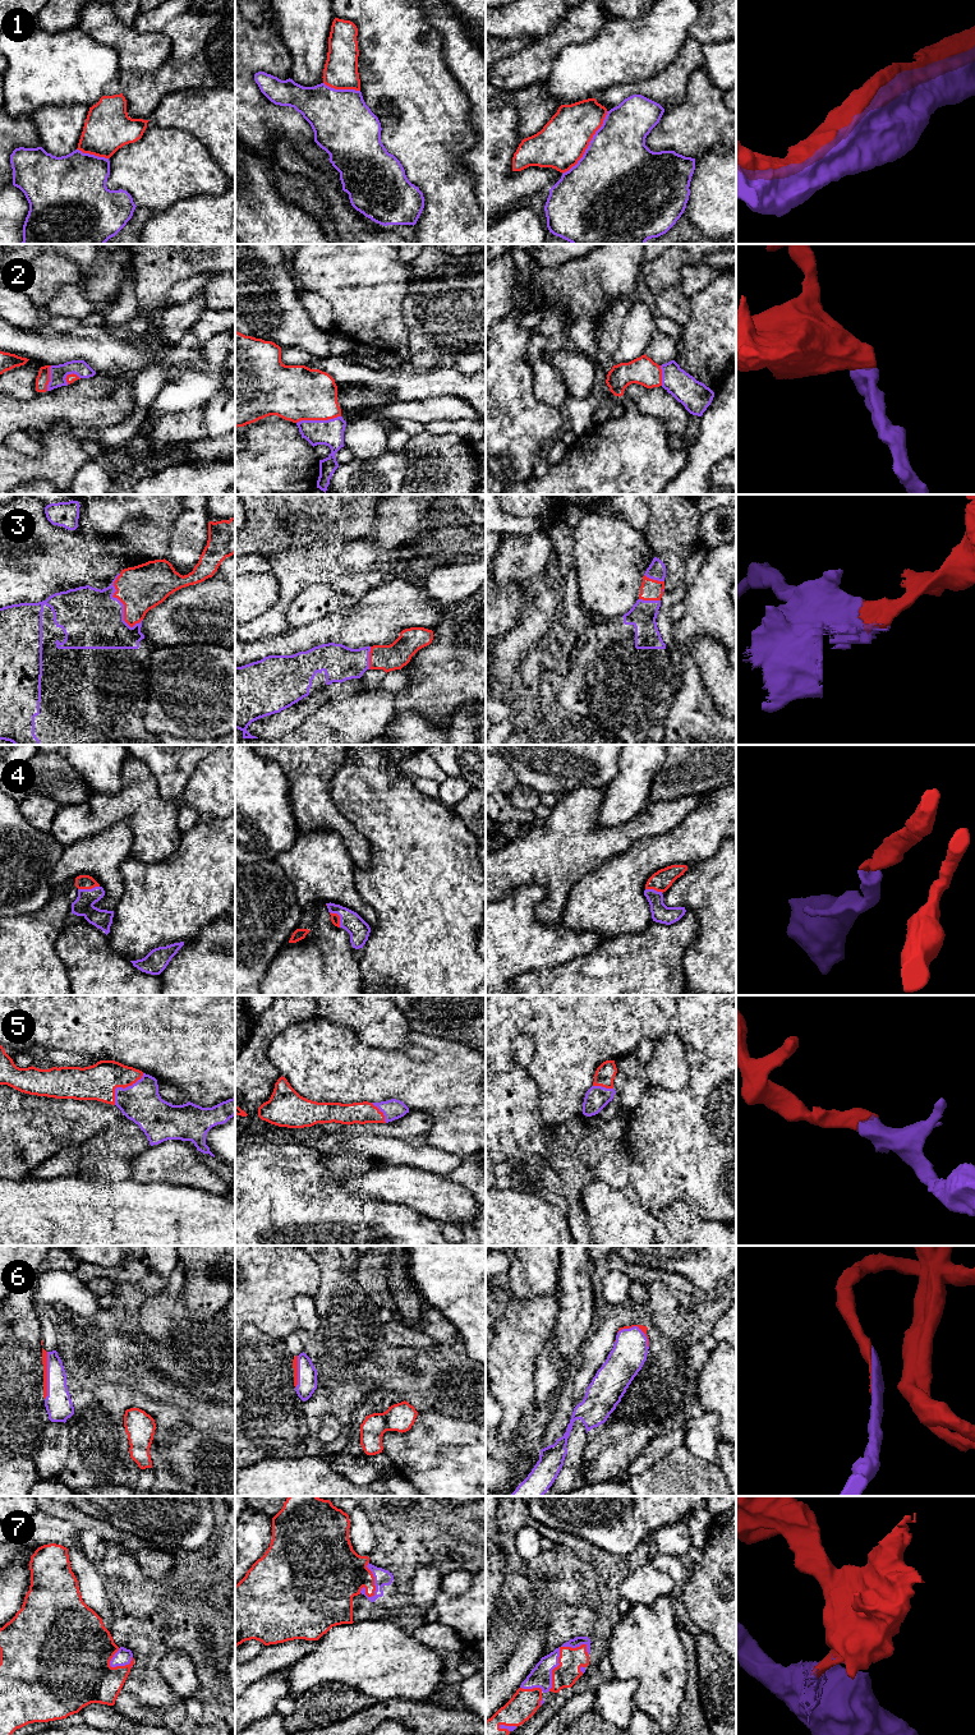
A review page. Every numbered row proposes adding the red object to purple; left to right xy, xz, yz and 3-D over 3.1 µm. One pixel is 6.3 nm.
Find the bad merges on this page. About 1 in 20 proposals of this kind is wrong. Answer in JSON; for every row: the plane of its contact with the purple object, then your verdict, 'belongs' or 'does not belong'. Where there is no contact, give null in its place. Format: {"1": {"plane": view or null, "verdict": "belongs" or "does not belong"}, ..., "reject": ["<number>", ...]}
{"1": {"plane": "yz", "verdict": "belongs"}, "2": {"plane": "xz", "verdict": "belongs"}, "3": {"plane": "xy", "verdict": "belongs"}, "4": {"plane": "xy", "verdict": "belongs"}, "5": {"plane": "xy", "verdict": "belongs"}, "6": {"plane": "xy", "verdict": "belongs"}, "7": {"plane": "yz", "verdict": "belongs"}, "reject": []}

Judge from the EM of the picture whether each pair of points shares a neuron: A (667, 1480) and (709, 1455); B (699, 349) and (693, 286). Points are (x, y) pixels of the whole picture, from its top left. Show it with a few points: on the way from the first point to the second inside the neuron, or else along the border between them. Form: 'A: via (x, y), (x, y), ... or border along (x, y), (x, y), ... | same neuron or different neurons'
A: border along (684, 1445), (693, 1455), (708, 1463), (716, 1463) | different neurons
B: border along (718, 276), (690, 298) | different neurons

